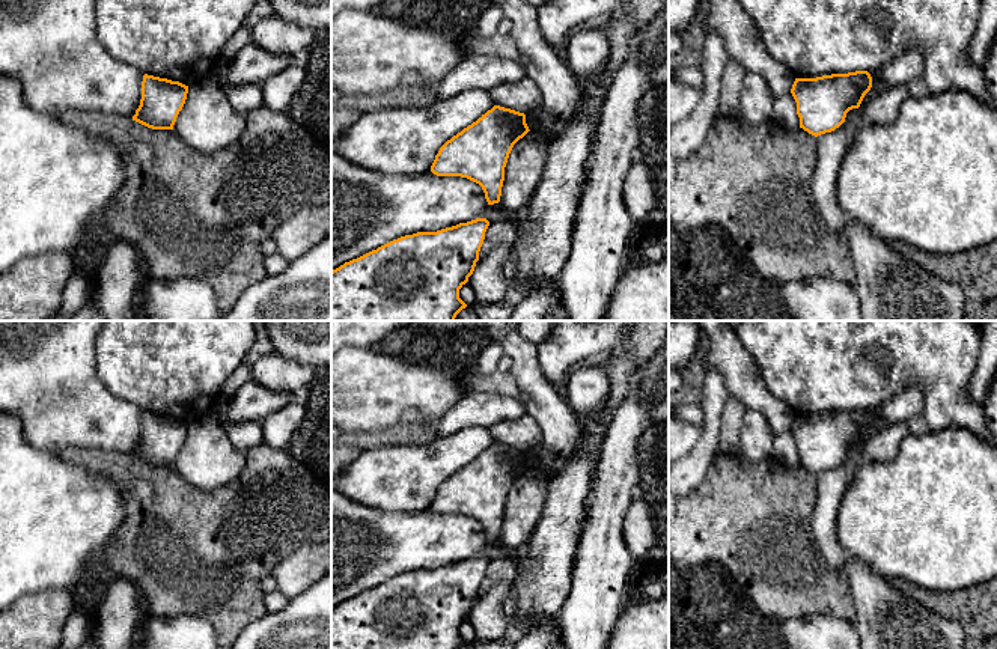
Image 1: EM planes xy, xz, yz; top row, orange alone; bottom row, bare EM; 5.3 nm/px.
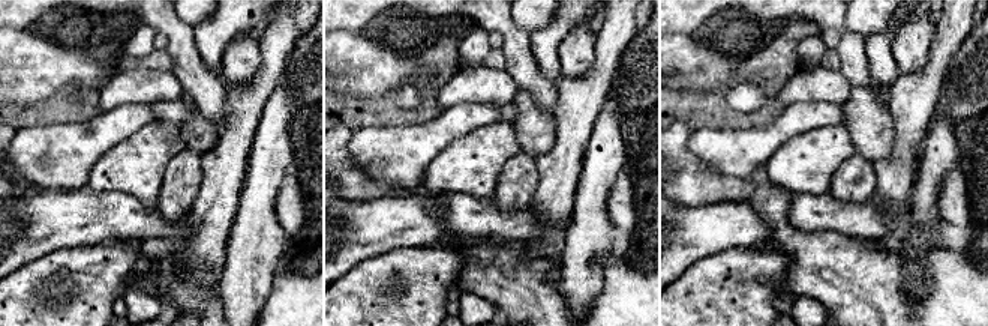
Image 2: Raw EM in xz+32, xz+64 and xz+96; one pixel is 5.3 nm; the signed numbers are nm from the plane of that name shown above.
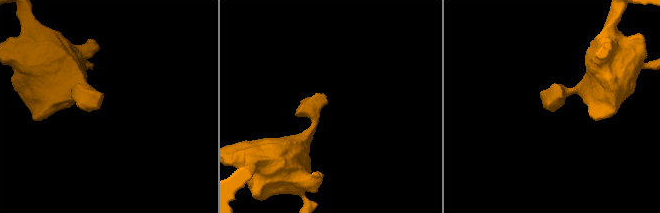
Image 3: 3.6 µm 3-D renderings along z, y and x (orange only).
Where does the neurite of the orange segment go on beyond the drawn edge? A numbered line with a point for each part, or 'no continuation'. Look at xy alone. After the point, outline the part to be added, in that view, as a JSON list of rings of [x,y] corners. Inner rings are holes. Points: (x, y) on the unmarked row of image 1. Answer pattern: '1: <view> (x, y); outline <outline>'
no continuation

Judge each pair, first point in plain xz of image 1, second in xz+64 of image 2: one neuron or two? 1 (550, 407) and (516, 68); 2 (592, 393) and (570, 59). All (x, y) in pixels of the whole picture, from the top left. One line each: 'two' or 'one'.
1: one
2: one

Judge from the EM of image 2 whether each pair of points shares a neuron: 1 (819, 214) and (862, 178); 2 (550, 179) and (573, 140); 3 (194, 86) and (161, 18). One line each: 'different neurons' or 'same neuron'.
1: different neurons
2: same neuron
3: same neuron

